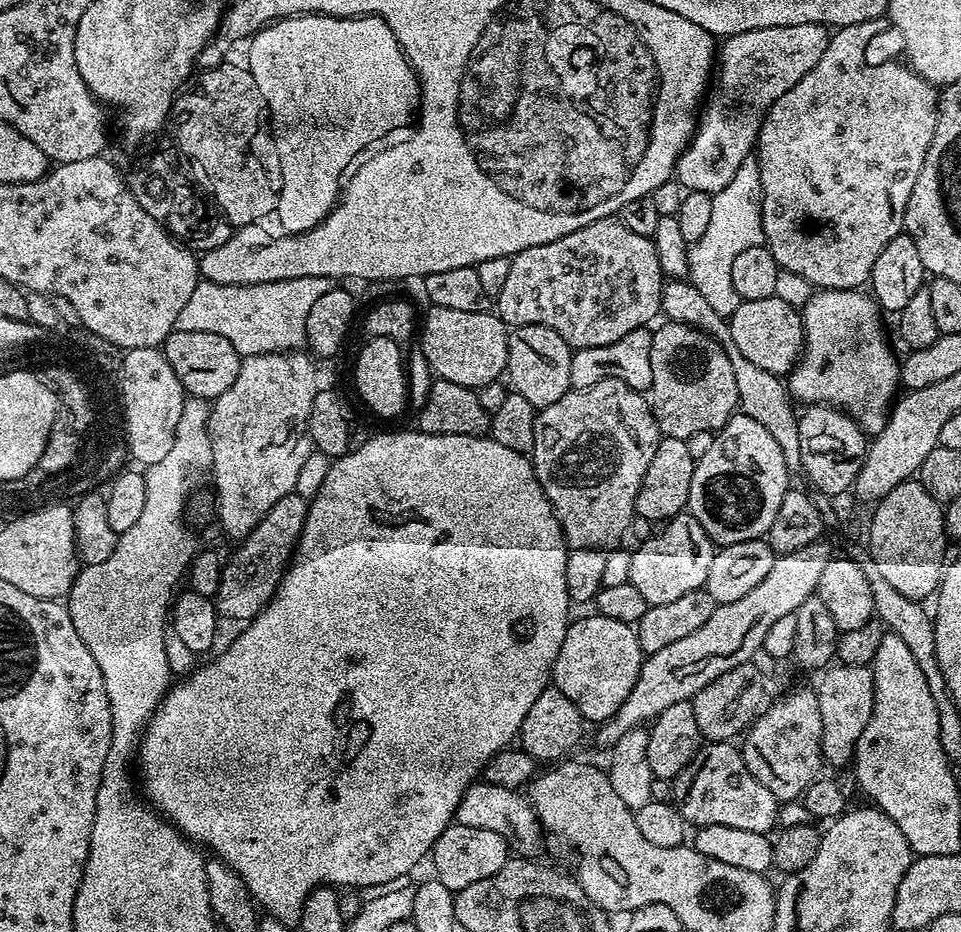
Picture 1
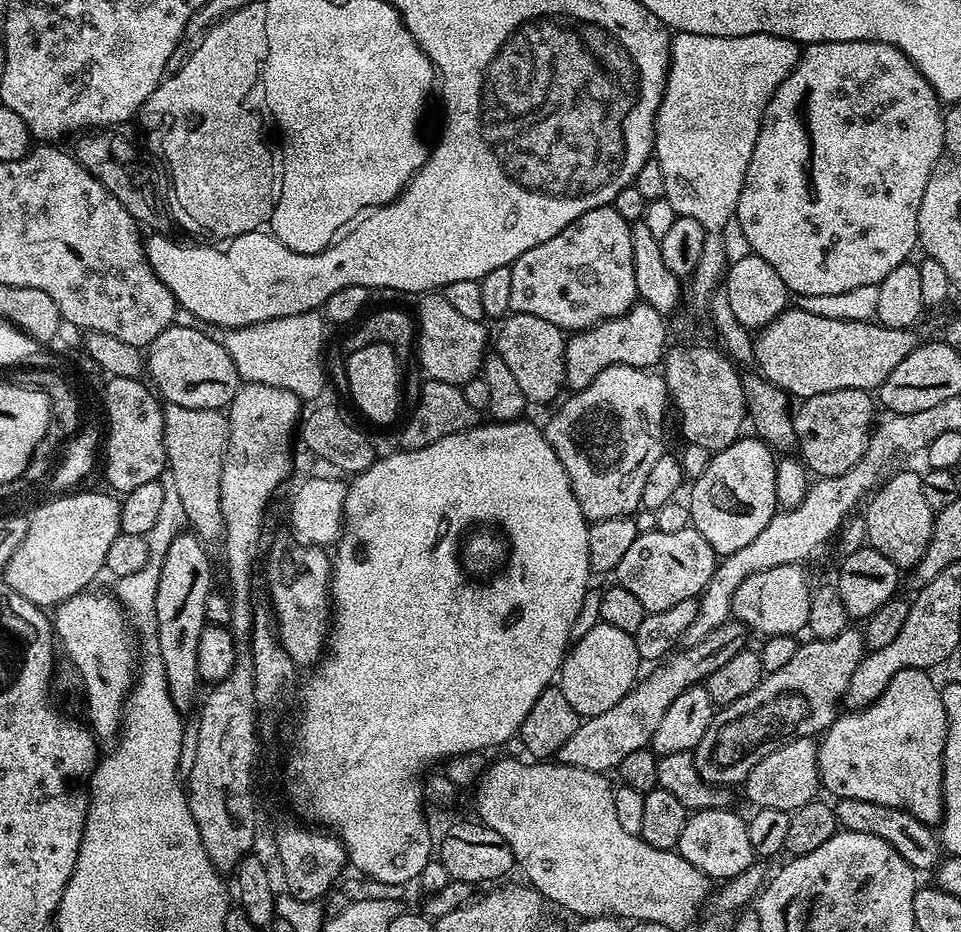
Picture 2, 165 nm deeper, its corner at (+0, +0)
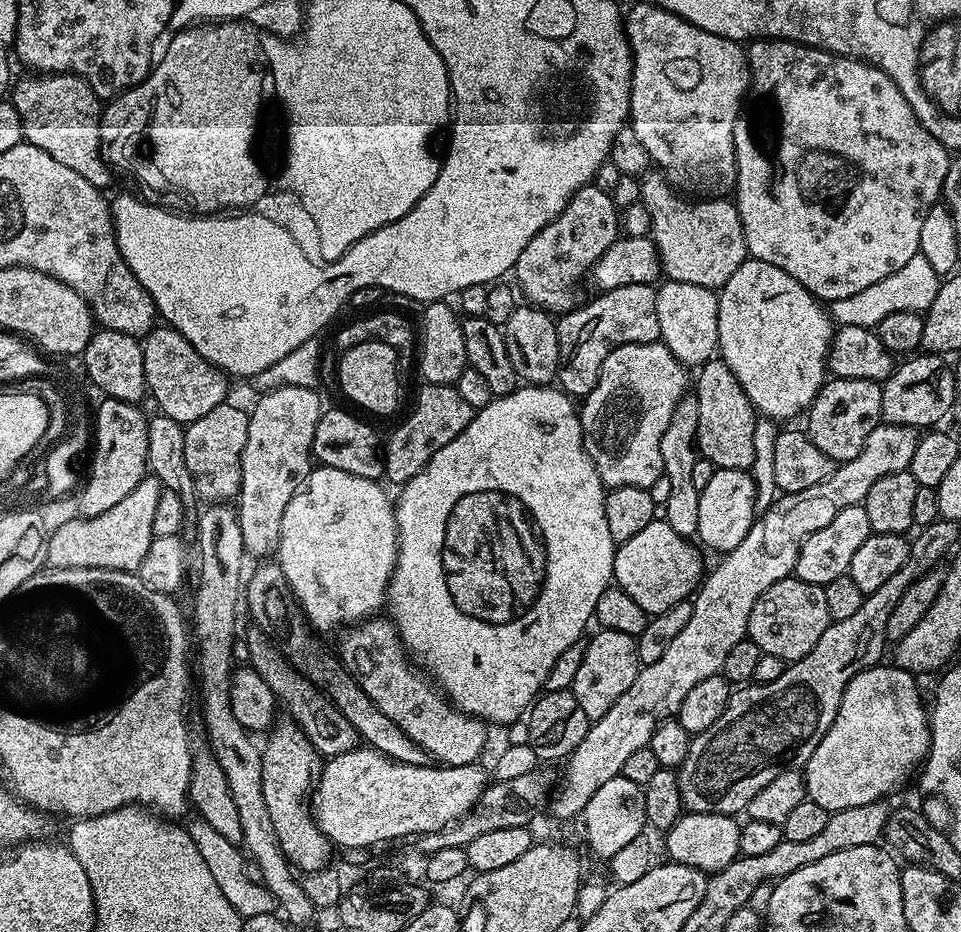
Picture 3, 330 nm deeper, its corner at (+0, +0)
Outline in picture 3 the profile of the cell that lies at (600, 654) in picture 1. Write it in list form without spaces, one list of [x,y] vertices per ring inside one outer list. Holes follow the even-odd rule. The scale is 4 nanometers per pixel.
[[[597,631],[596,637],[588,640],[588,649],[582,658],[582,666],[578,666],[578,674],[574,674],[574,682],[571,686],[571,694],[586,710],[589,721],[602,718],[626,690],[630,690],[634,678],[642,667],[636,649],[636,637],[630,634],[618,634],[617,632]]]

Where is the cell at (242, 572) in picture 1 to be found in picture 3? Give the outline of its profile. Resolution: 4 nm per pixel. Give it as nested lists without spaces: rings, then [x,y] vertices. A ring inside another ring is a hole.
[[[380,618],[365,619],[345,631],[348,633],[341,638],[338,651],[343,671],[354,677],[374,706],[378,706],[378,710],[382,710],[382,714],[386,714],[394,726],[401,728],[409,740],[426,750],[433,761],[444,766],[477,763],[484,752],[484,743],[488,740],[489,729],[485,721],[461,712],[413,663],[391,619],[376,619]]]

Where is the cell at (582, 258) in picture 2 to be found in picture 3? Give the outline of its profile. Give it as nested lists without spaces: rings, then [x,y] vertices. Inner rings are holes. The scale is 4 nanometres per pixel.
[[[589,182],[582,190],[570,198],[570,202],[518,254],[514,277],[520,283],[519,291],[529,305],[543,308],[549,314],[571,312],[577,307],[580,296],[580,283],[585,283],[592,267],[610,250],[610,246],[622,232],[622,220],[609,193],[596,188]]]

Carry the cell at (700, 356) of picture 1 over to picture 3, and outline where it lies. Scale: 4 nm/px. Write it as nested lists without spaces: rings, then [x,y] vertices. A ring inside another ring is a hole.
[[[709,360],[699,369],[698,374],[700,377],[694,380],[694,395],[700,415],[697,432],[699,455],[716,468],[751,469],[754,462],[754,426],[758,419],[756,409],[746,398],[730,366],[726,366],[723,360]]]

